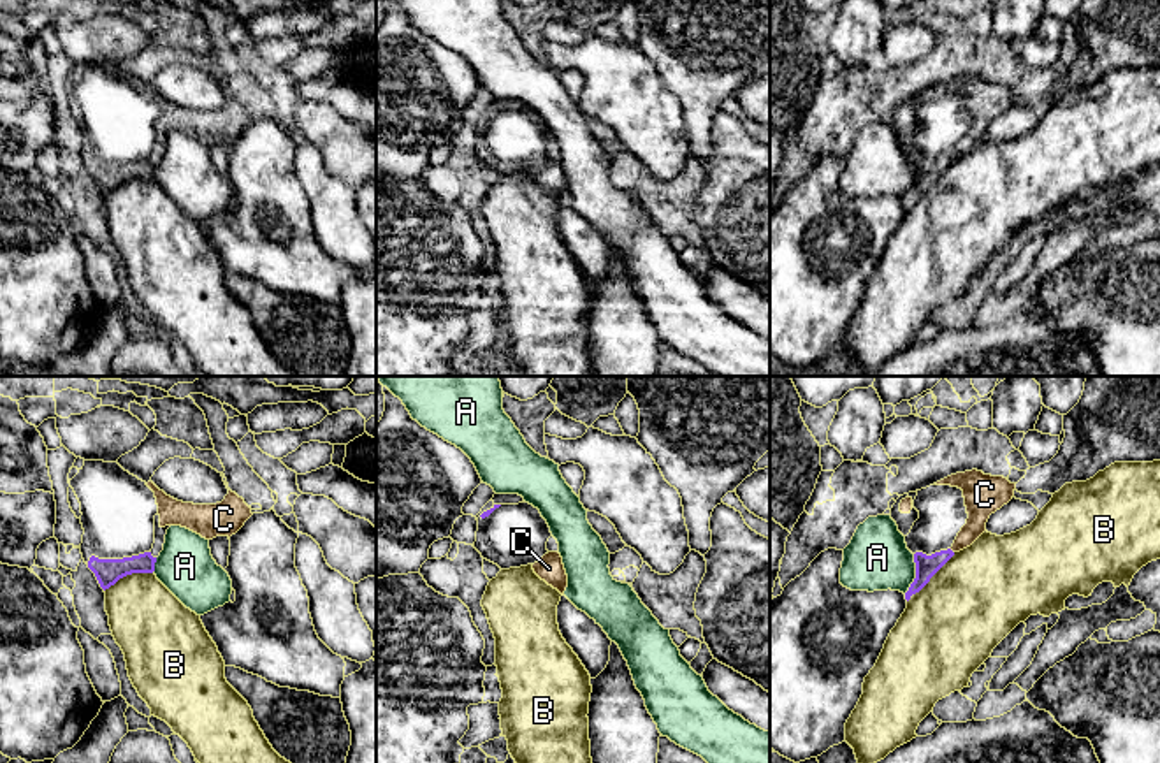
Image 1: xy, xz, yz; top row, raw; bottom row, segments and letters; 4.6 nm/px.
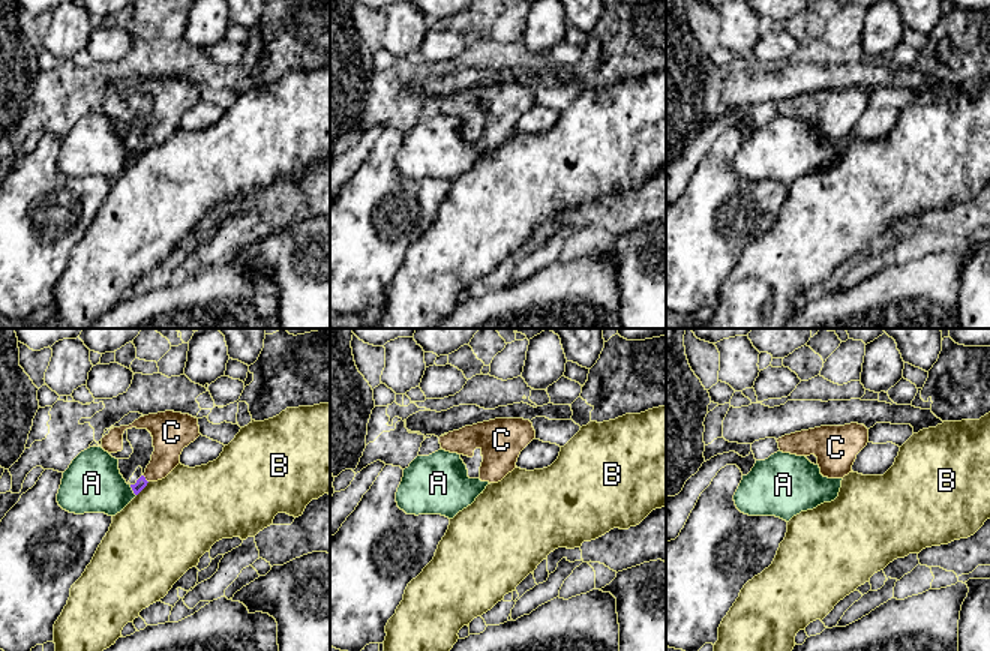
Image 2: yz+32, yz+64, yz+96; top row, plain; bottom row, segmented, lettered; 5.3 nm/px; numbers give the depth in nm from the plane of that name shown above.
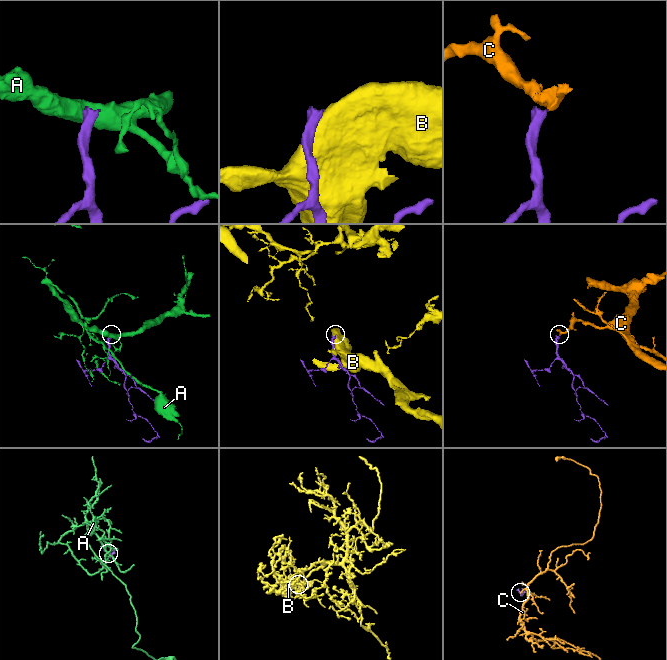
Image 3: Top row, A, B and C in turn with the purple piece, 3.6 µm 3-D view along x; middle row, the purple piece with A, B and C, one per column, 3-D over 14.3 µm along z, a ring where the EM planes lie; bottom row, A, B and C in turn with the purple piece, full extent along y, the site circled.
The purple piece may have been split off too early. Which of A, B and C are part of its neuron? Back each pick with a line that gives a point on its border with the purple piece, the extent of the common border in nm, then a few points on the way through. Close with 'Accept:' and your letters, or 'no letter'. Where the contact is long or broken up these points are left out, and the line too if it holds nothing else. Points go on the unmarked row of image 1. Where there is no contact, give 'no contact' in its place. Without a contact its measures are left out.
C: yz (951, 157) | 30 nm | across yz (927, 173), (951, 157), (976, 132), (979, 111)
Accept: C

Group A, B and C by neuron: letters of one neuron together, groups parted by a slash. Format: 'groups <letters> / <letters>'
groups A / B / C

